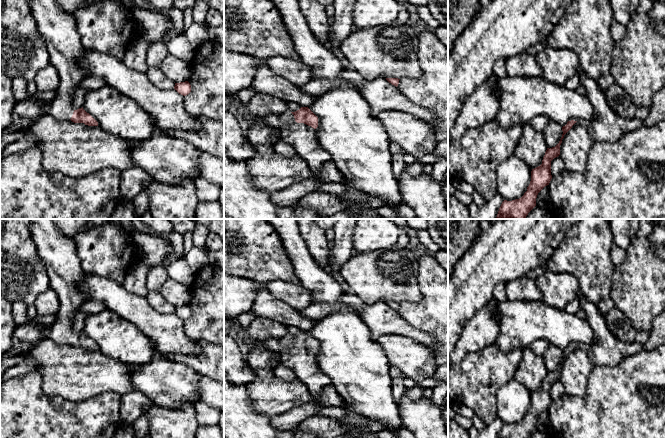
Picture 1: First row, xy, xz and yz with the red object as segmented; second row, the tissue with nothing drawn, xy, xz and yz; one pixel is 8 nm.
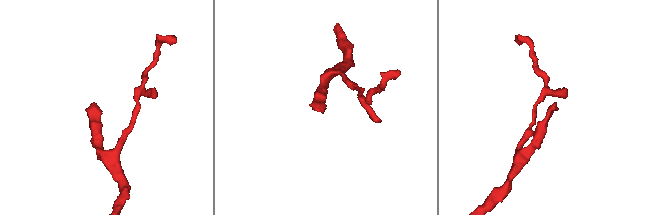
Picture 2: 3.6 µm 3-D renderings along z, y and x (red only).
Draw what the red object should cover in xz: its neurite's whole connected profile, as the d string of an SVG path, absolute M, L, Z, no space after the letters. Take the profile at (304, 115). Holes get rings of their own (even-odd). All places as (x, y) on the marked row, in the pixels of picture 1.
M301 107L295 112L287 111L280 115L284 125L277 129L281 139L289 143L310 167L314 177L294 184L283 191L271 193L272 201L282 207L292 207L303 196L316 192L324 183L318 174L325 163L332 161L331 155L322 148L316 136L318 117L308 108Z

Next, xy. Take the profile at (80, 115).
M30 0L29 4L32 16L37 23L39 34L45 42L49 54L49 64L56 69L60 78L57 97L51 102L48 114L63 121L71 120L74 123L98 126L98 122L83 107L77 110L72 107L75 91L78 89L79 84L89 77L85 69L79 65L85 49L81 43L74 15L65 13L55 0Z

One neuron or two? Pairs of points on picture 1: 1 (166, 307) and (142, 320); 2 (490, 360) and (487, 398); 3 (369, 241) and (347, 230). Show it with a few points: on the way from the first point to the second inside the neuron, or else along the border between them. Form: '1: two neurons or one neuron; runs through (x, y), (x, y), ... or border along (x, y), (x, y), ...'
1: two neurons; border along (145, 297), (156, 310), (173, 313)
2: one neuron; runs through (487, 369), (485, 371), (485, 389)
3: two neurons; border along (353, 229), (352, 247)

